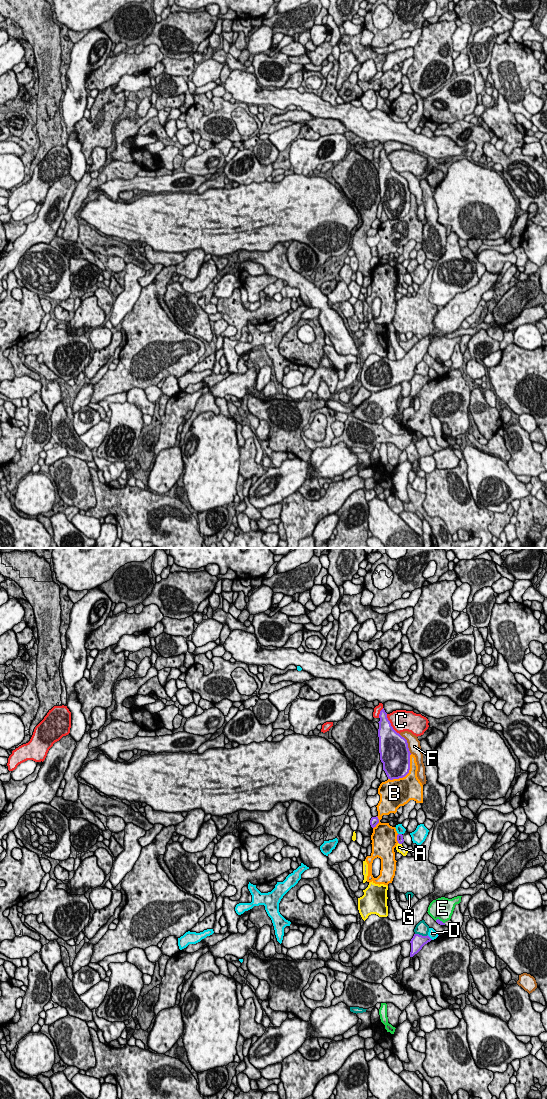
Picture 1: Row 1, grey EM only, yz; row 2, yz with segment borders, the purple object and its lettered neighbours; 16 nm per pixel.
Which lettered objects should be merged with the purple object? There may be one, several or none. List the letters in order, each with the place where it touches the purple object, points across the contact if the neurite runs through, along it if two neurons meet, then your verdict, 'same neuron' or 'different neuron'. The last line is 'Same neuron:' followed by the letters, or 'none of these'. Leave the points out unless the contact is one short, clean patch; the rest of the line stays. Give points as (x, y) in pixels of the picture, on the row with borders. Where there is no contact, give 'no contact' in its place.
A: contact yz (400, 843); different neuron
B: contact yz (407, 773); different neuron
C: contact yz (390, 724); different neuron
D: contact yz (429, 937); different neuron
E: contact yz (439, 920); different neuron
F: contact yz (407, 743); different neuron
G: contact yz (421, 935); border yz (415, 933), (427, 935); different neuron
Same neuron: none of these

